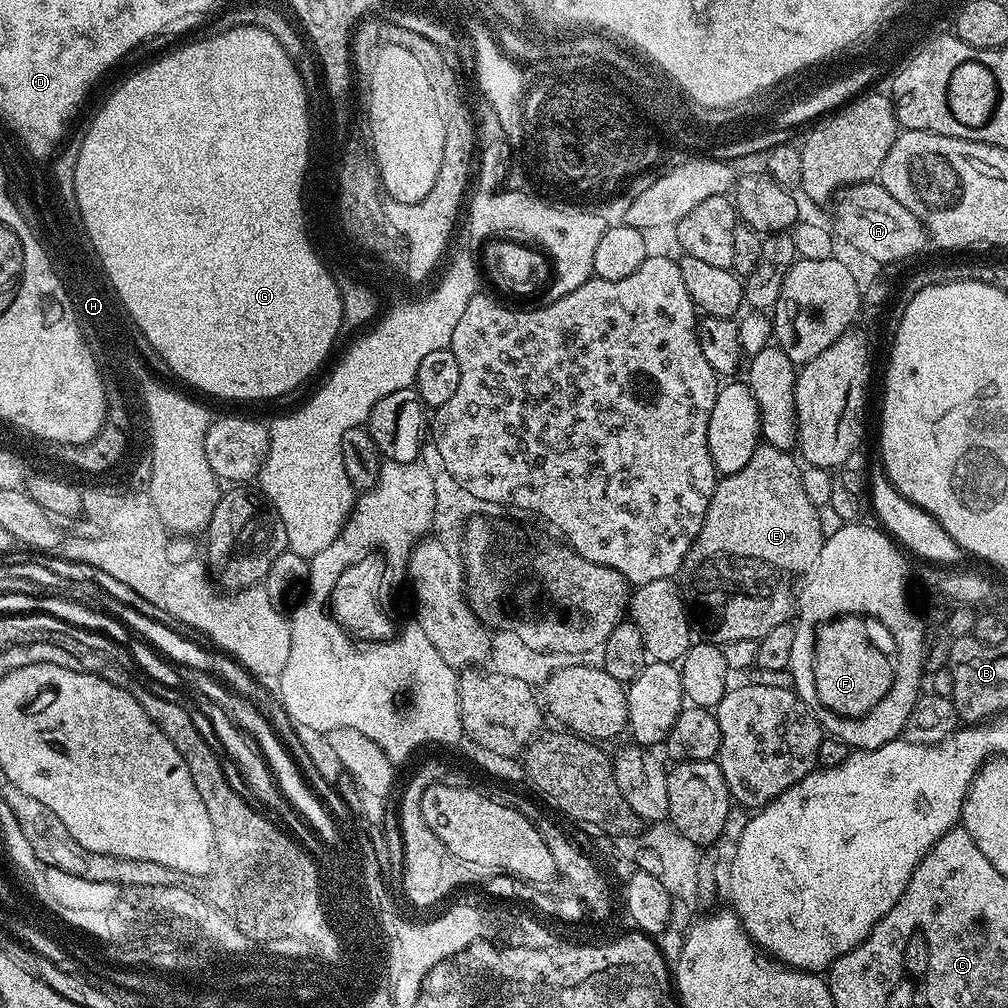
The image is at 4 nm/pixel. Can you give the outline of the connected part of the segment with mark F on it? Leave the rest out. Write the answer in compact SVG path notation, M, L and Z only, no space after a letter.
M838 616L820 625L812 655L814 690L818 690L820 704L850 720L859 720L874 710L892 685L895 650L887 626L869 617Z

